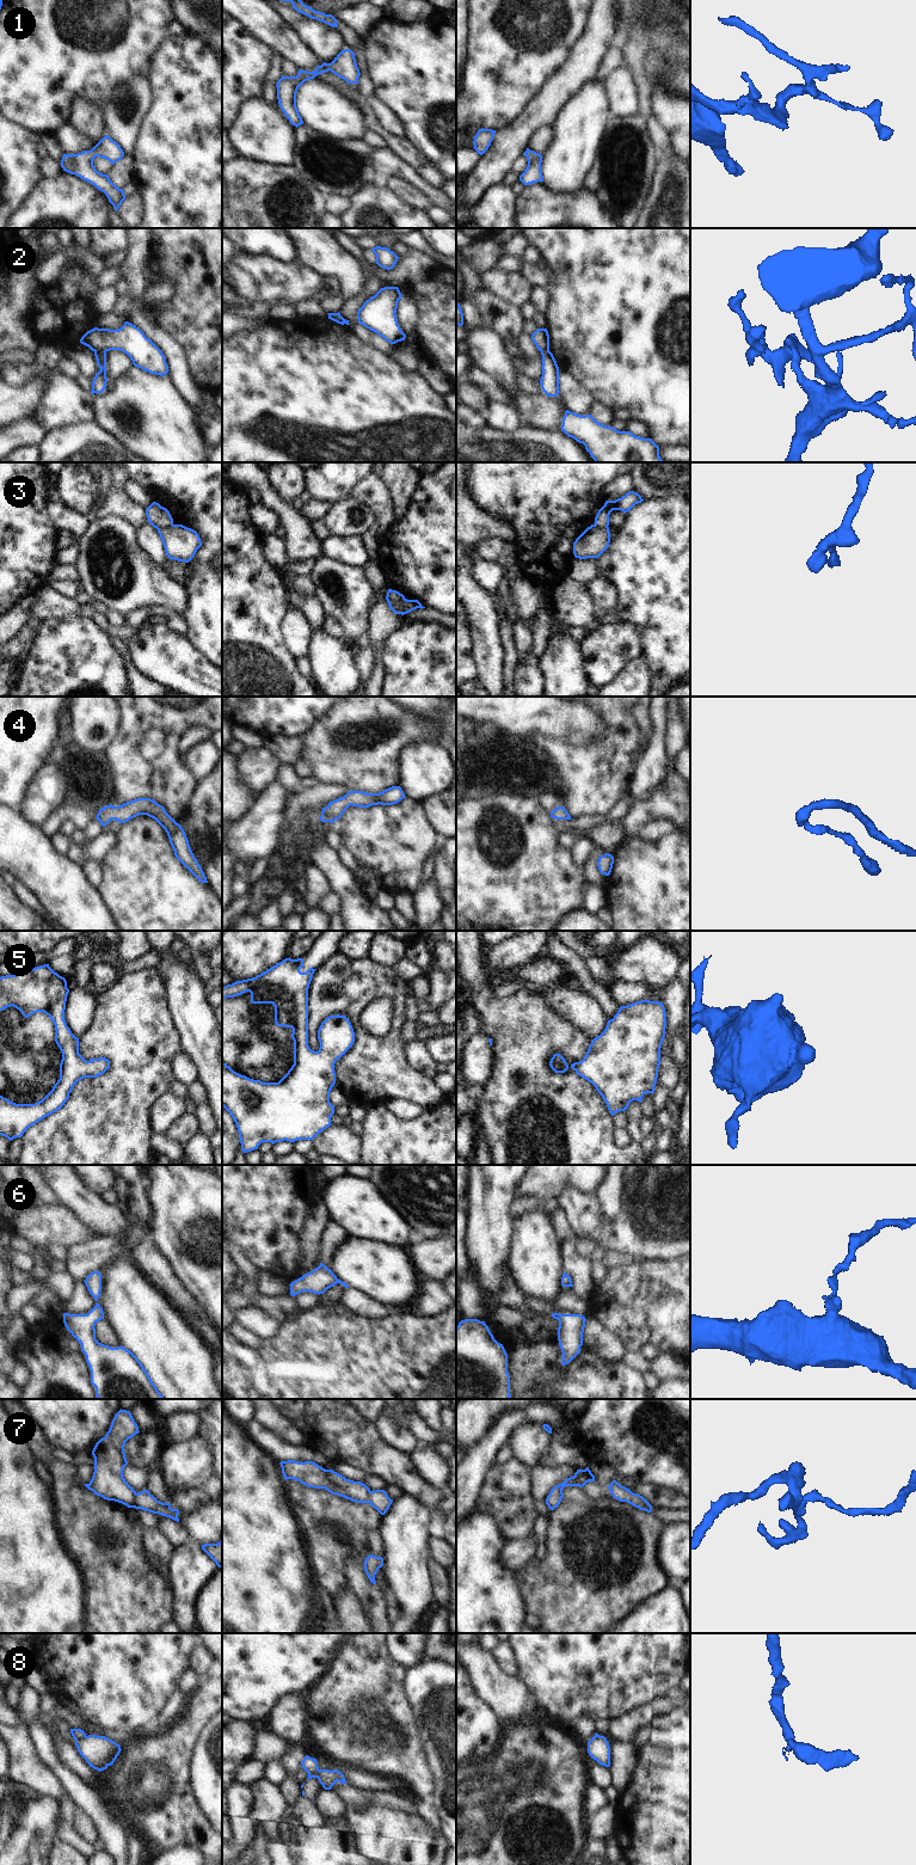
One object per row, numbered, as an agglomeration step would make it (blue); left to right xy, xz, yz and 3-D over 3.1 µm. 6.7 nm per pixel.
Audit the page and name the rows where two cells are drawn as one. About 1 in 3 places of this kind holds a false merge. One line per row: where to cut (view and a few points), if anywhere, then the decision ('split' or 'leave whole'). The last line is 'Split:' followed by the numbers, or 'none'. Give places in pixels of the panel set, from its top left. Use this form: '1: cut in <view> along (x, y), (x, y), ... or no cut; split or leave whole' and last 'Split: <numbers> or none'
1: no cut; leave whole
2: cut in xy along (105, 350), (94, 353); split
3: cut in xz along (388, 602), (398, 602), (403, 612); split
4: no cut; leave whole
5: no cut; leave whole
6: no cut; leave whole
7: cut in xy along (136, 1494), (133, 1507); split
8: cut in xy along (85, 1735), (75, 1741); split
Split: 2, 3, 7, 8

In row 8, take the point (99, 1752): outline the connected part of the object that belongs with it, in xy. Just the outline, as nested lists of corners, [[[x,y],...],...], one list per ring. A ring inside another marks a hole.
[[[88,1735],[75,1741],[80,1755],[90,1767],[102,1772],[113,1765],[121,1753],[121,1746],[105,1736]]]

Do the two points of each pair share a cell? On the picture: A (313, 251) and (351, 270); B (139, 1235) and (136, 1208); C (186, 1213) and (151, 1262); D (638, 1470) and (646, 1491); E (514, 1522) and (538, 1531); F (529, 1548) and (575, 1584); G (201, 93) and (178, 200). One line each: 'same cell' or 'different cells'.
A: same cell
B: different cells
C: different cells
D: different cells
E: different cells
F: different cells
G: same cell

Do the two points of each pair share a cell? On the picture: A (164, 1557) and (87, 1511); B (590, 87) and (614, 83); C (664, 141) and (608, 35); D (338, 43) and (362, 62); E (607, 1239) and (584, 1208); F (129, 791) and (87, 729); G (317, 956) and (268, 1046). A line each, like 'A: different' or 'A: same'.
A: different
B: different
C: different
D: different
E: same
F: different
G: same

